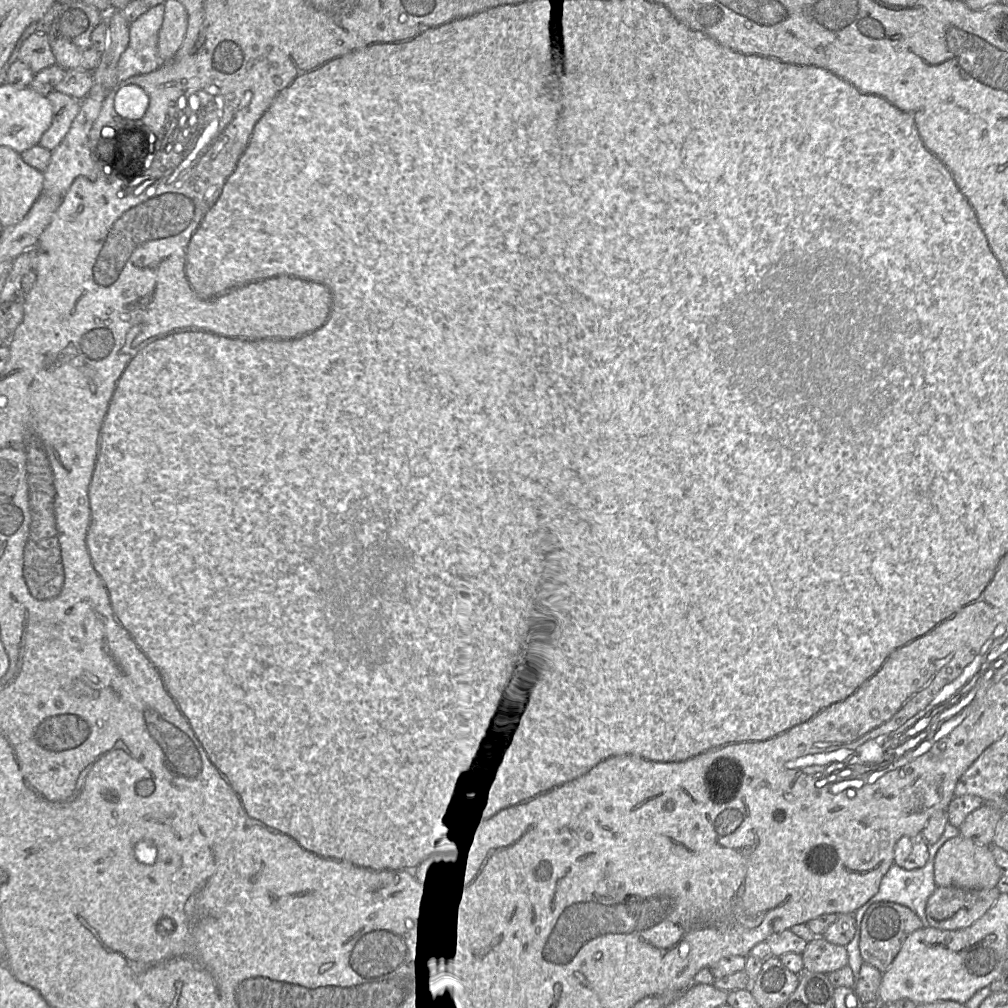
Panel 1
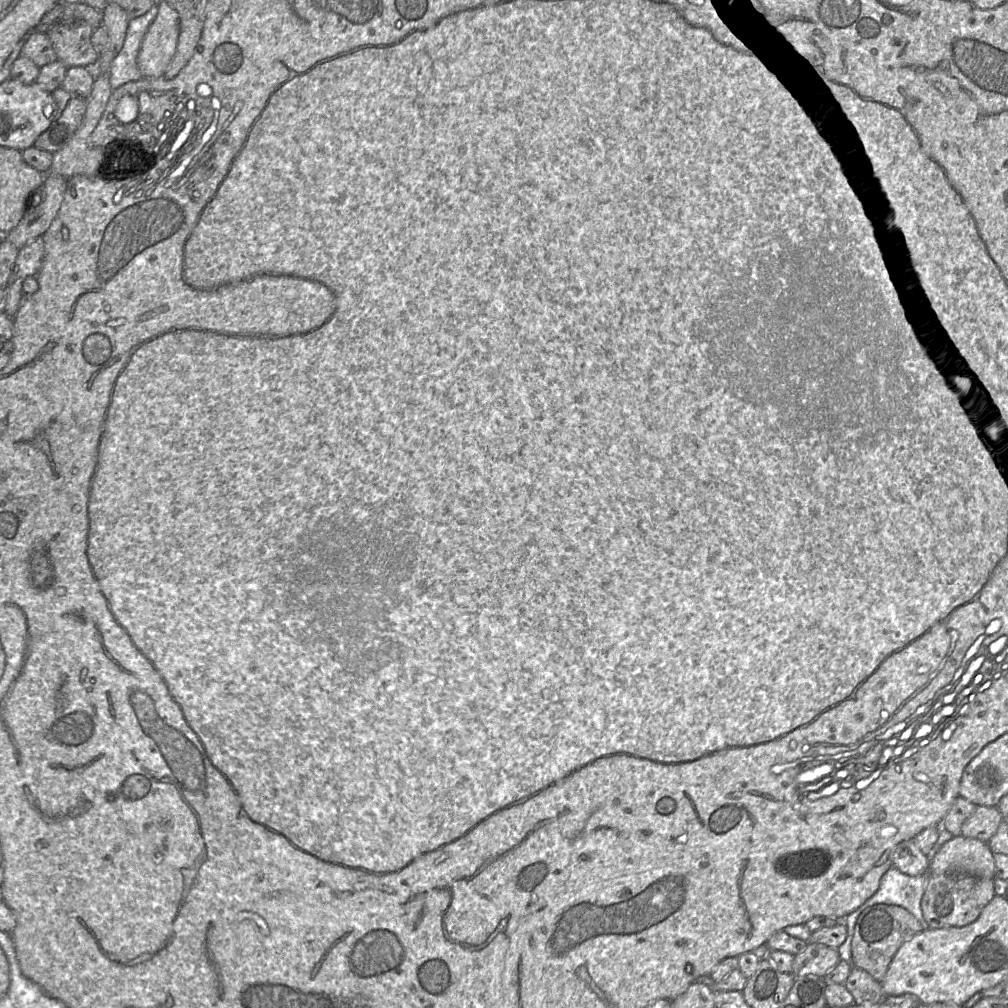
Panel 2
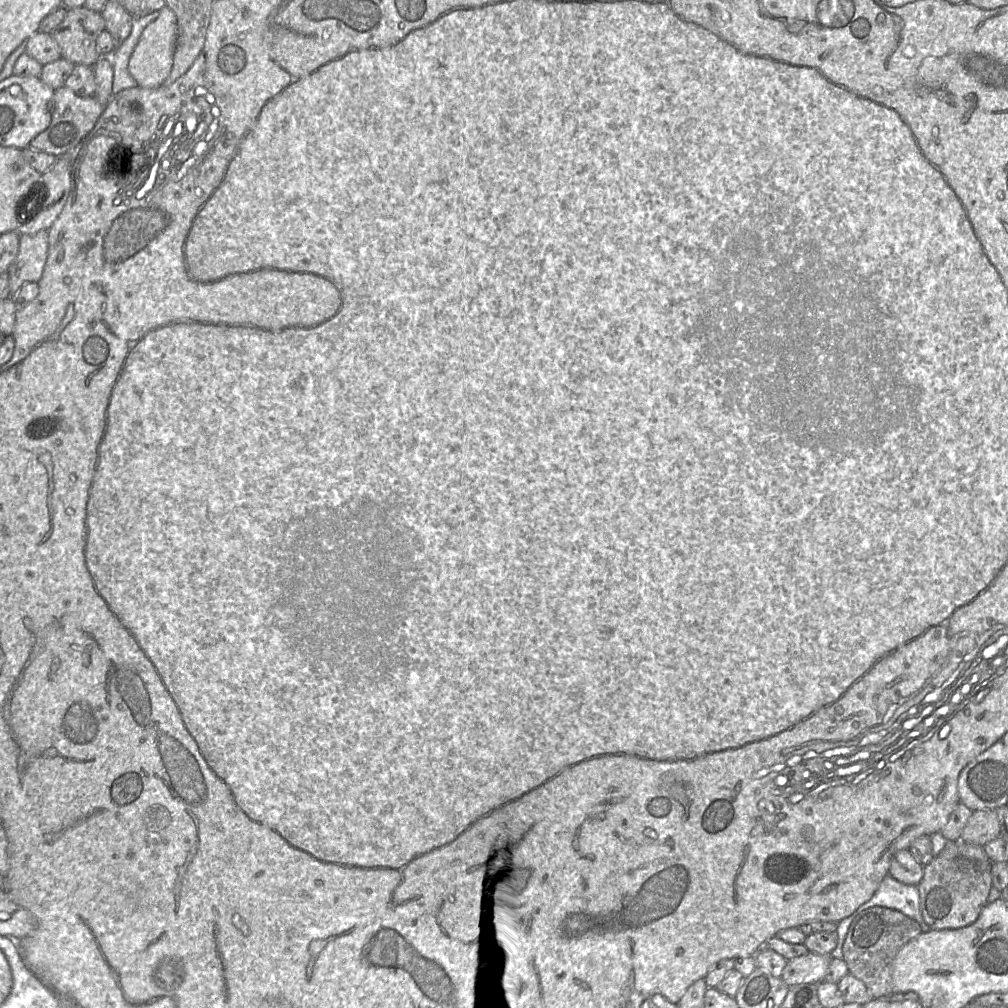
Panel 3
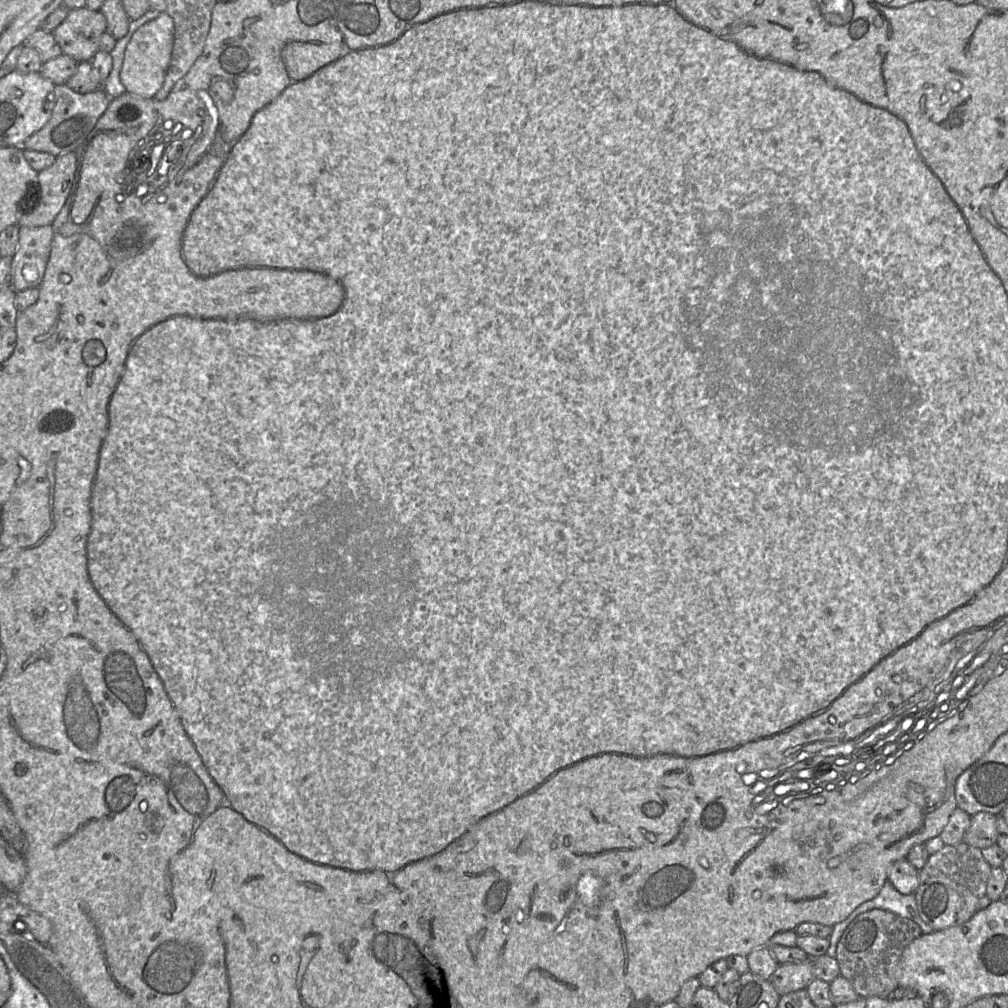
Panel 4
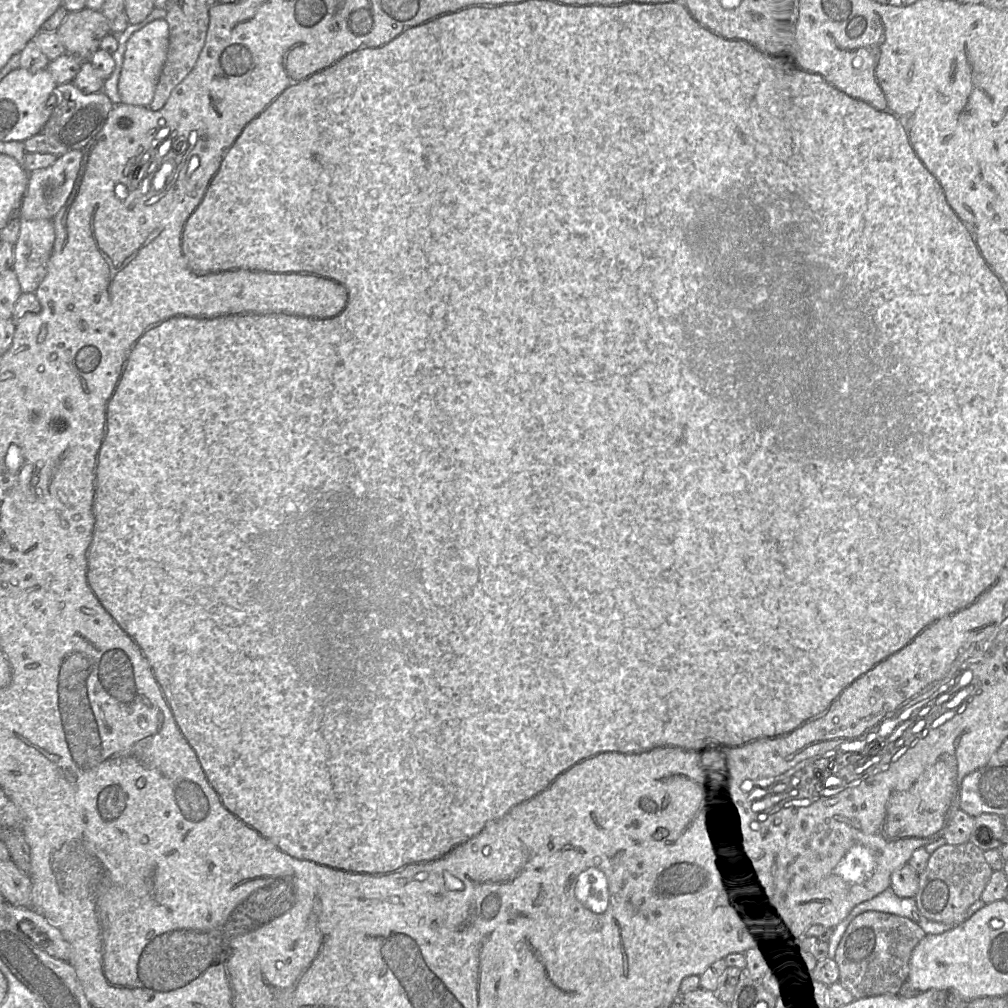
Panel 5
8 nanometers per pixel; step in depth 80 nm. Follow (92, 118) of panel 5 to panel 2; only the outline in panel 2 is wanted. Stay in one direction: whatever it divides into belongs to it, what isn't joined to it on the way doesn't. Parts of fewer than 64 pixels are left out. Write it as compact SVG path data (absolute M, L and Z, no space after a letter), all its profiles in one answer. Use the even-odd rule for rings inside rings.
M57 88L52 92L55 100L55 116L50 126L36 139L38 149L55 153L73 137L86 111L86 99Z

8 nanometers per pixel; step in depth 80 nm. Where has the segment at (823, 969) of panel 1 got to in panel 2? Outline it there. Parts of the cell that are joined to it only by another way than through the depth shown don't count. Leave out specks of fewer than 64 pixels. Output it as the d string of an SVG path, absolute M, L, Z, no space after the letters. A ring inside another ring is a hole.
M808 942L804 951L794 955L792 974L796 979L808 975L824 977L840 961L838 949Z

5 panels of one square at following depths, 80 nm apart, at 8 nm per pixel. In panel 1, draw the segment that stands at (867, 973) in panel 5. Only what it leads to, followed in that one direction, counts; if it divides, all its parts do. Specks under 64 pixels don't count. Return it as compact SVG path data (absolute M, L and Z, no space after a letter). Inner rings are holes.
M893 902L872 904L866 910L860 924L859 949L864 963L884 973L896 958L906 938L921 928L923 924L920 918L903 905Z

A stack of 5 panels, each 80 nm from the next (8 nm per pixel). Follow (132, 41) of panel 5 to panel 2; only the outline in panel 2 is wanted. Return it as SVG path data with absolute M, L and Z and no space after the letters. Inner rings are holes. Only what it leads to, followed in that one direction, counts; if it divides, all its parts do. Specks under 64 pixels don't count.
M166 1L158 4L158 15L141 45L137 63L143 77L163 77L178 46L180 16Z

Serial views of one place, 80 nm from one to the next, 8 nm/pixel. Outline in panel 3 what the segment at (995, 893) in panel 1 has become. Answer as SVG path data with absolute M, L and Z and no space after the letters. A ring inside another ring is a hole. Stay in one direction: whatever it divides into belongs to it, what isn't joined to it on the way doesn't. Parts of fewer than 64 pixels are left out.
M934 858L924 866L923 878L917 885L920 910L924 921L932 930L958 929L971 925L988 904L992 888L993 862L976 862L967 858Z

